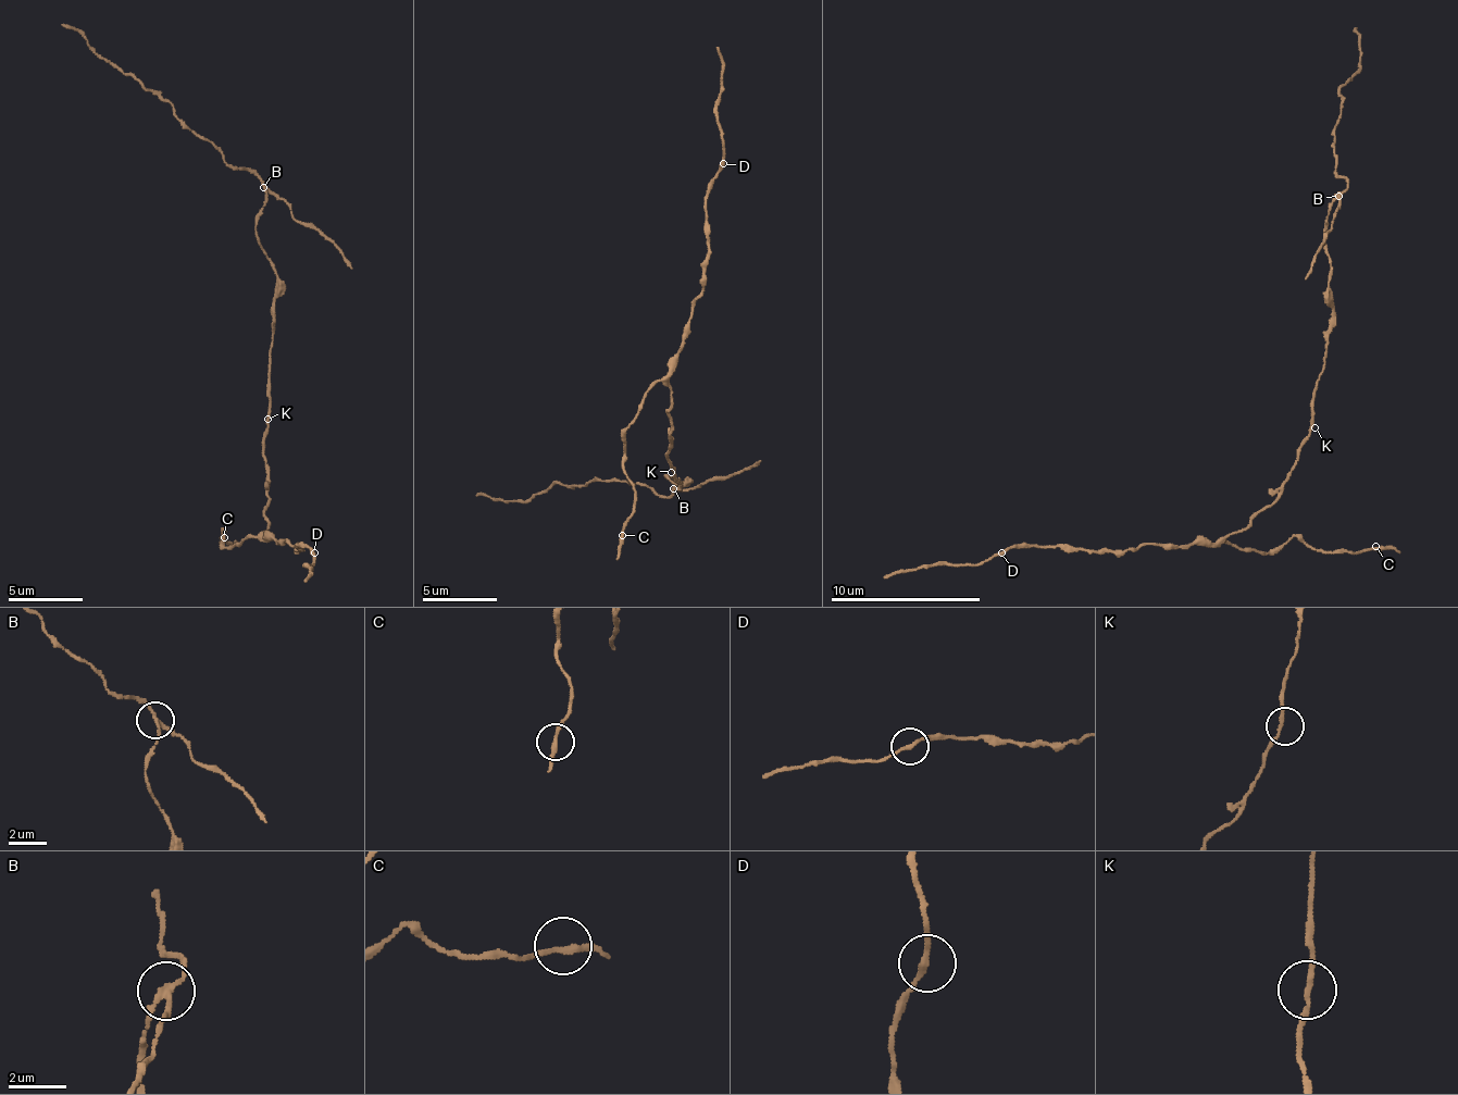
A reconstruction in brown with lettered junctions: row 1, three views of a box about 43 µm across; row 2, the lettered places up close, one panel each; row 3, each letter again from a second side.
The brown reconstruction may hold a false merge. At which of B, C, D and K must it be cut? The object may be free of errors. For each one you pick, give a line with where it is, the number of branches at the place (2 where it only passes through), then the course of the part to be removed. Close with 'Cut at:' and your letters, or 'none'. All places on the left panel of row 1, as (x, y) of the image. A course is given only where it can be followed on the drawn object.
B: (263, 187) | 3 | (264, 186), (257, 177), (226, 163), (140, 84), (62, 24)
Cut at: B

